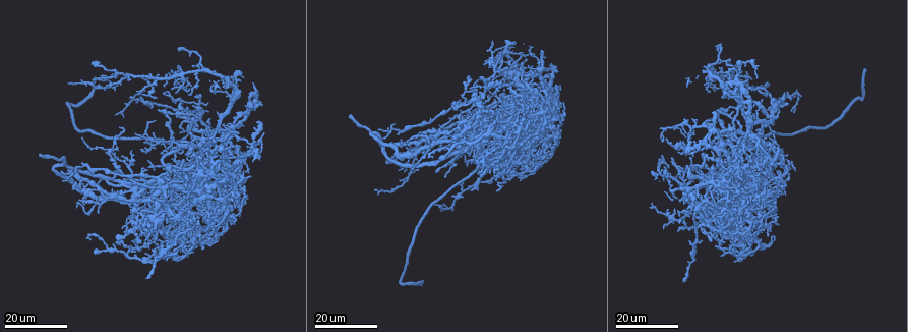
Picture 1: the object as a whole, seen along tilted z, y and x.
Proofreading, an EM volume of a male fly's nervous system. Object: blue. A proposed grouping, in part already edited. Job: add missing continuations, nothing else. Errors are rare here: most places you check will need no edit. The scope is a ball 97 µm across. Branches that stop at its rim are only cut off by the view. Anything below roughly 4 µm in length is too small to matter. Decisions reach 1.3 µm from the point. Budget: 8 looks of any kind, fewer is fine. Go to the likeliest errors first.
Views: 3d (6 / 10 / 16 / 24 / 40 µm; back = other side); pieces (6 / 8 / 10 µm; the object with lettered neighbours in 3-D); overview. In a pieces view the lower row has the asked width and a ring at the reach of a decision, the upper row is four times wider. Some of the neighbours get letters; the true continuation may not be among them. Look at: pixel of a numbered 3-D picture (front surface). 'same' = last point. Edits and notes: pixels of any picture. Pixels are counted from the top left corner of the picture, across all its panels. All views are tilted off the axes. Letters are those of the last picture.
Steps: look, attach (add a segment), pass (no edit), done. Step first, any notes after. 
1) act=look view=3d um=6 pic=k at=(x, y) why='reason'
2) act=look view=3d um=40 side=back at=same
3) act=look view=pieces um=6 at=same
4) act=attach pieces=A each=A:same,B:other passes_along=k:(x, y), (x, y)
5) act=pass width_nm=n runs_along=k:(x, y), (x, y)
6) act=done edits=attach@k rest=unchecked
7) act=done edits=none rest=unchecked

act=look view=3d um=16 pic=1 at=(687, 165) why='free end'

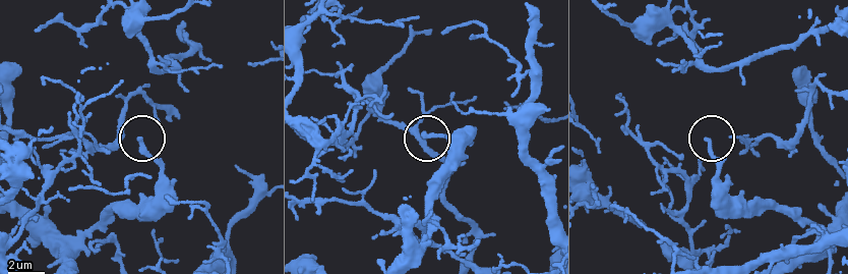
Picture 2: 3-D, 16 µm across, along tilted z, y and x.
act=look view=pieces um=10 pic=2 at=(707, 141)

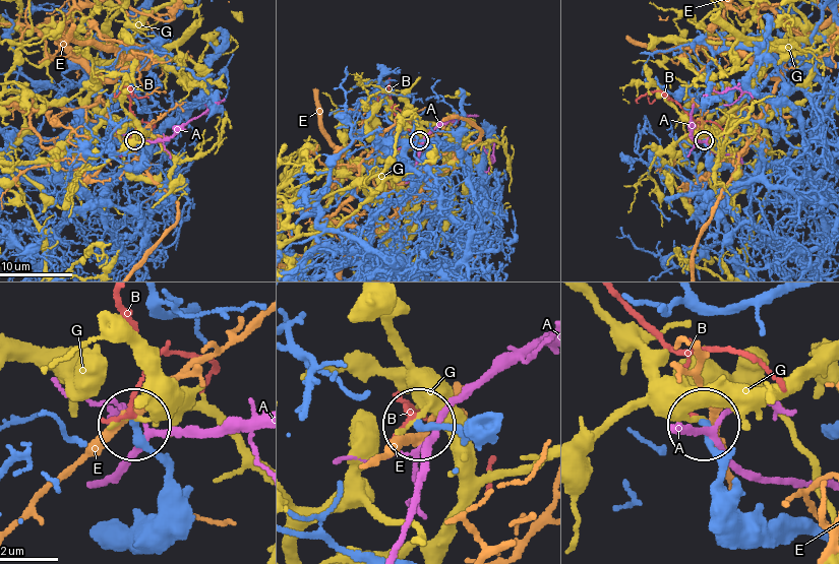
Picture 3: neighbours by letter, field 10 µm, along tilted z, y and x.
act=pass each=A:other,B:other,E:other,G:other runs_along=3:(475, 438), (424, 424) found='none of them fits'

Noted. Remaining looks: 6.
act=look view=3d um=24 pic=1 at=(713, 192) why='branch stops here'

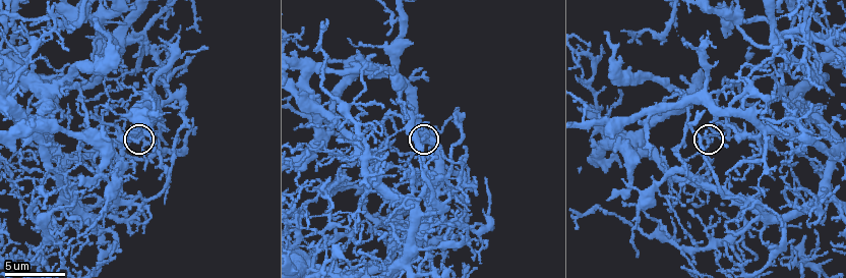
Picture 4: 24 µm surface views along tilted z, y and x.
act=look view=pieces um=6 pic=4 at=(134, 141)

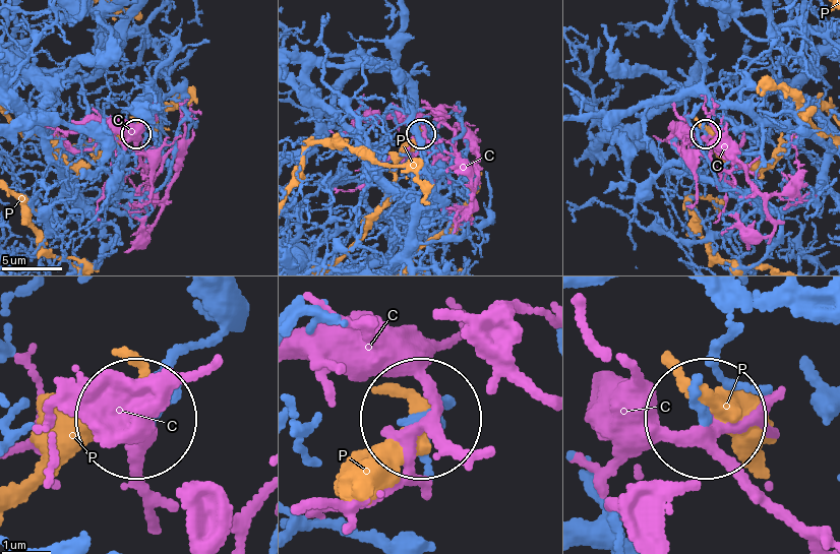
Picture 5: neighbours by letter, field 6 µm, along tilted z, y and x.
act=pass each=C:other,P:other runs_along=5:(734, 330), (710, 409) found='none of them fits'

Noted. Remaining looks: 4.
act=look view=3d um=10 pic=4 at=(786, 62) why='tapers out'

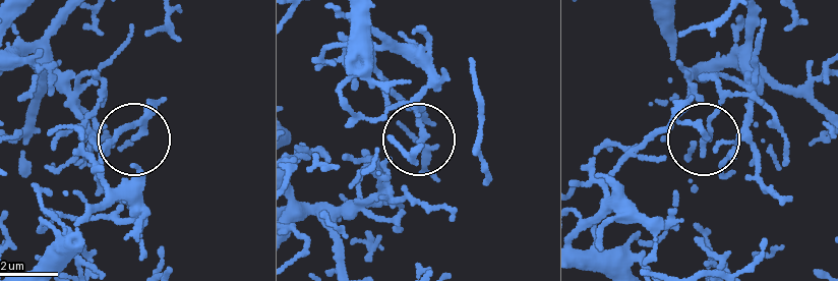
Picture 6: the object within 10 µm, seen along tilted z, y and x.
act=look view=pieces um=6 pic=6 at=(136, 134)

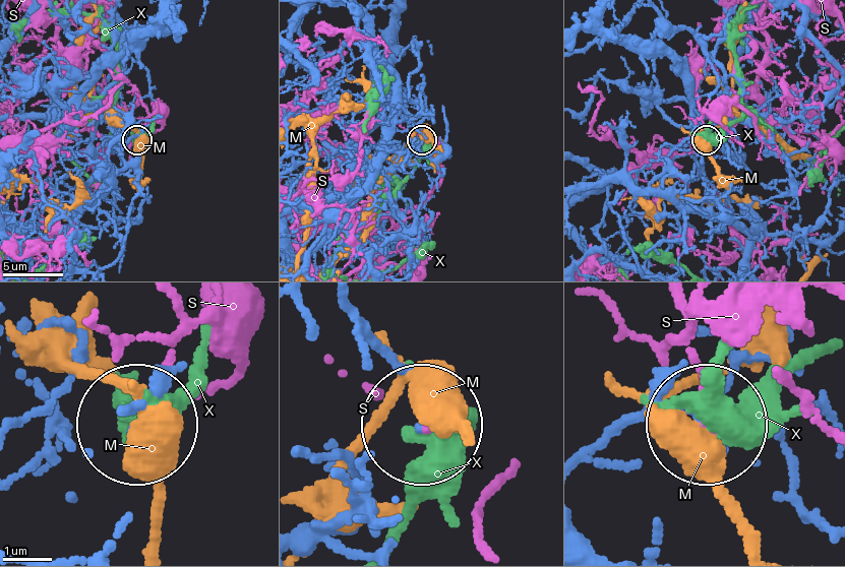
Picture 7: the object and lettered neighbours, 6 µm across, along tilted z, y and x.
act=pass each=M:other,S:other,X:other found='no lettered segment goes on from it'

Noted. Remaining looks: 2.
act=look view=3d um=24 pic=1 at=(497, 110)

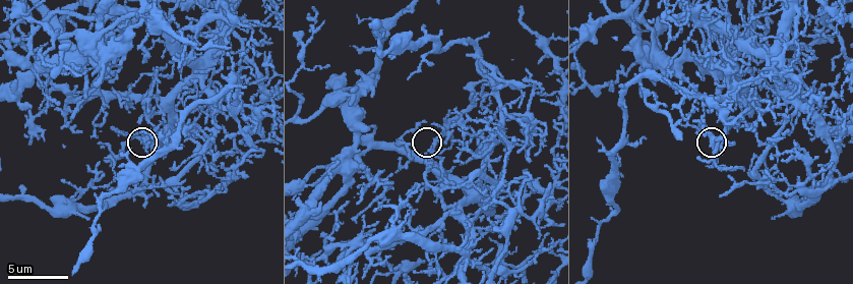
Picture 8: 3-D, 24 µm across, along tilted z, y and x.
act=look view=pieces um=8 pic=8 at=(429, 149) why='see the neighbours'

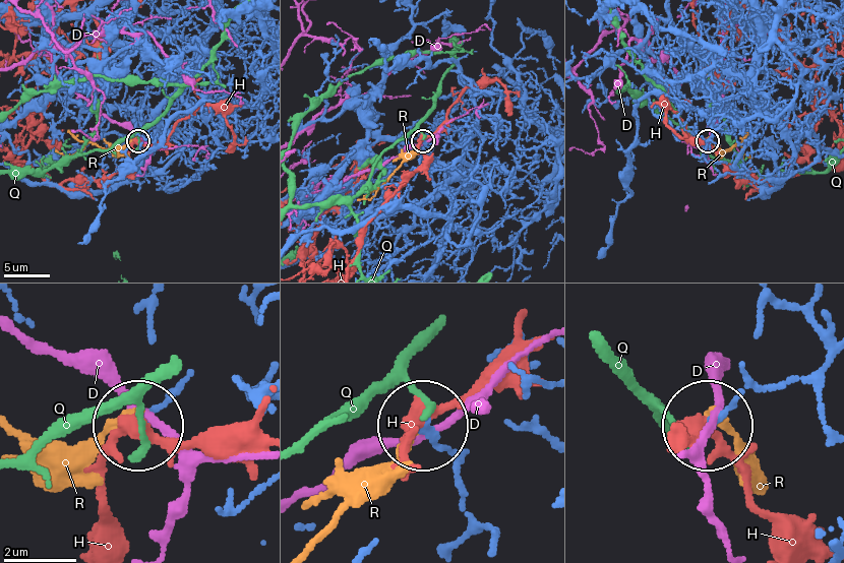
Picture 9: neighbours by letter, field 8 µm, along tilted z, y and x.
act=pass each=D:other,H:other,Q:other,R:other found='none of them fits'

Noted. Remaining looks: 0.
act=done edits=none rest=unchecked

